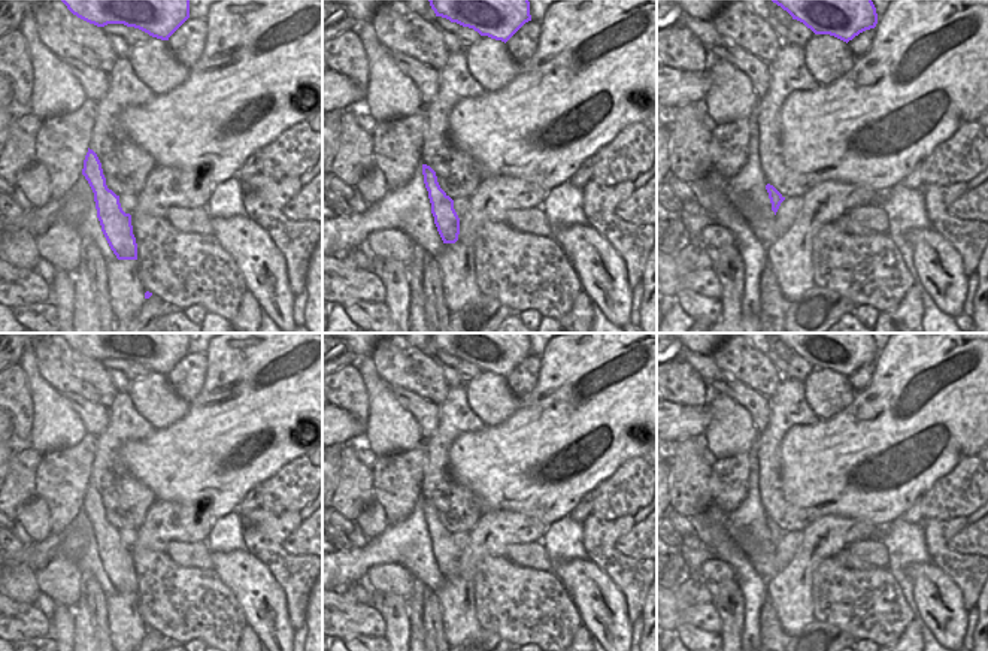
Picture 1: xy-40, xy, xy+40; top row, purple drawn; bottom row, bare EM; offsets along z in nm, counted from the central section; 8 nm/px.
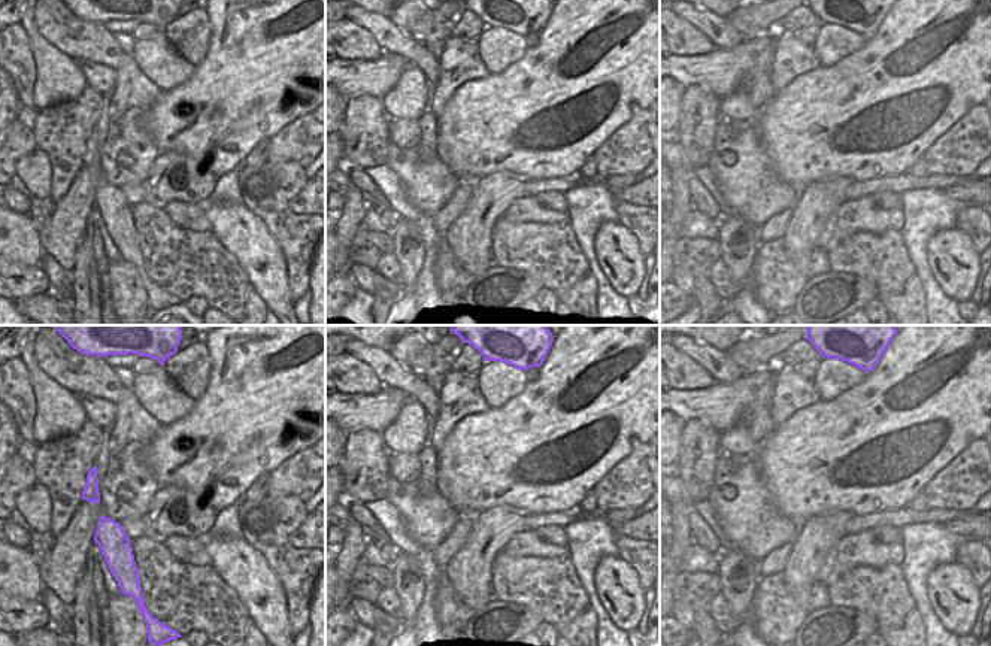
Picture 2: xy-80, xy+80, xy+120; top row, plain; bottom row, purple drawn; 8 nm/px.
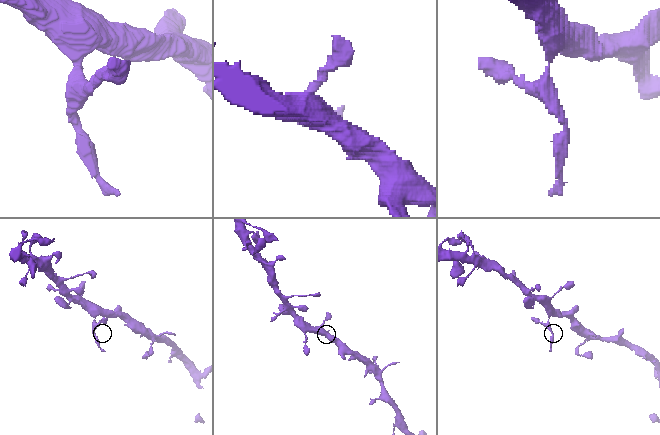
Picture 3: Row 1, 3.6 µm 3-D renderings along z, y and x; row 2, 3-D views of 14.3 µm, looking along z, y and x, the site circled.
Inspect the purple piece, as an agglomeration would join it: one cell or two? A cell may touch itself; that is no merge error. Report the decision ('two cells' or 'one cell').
two cells

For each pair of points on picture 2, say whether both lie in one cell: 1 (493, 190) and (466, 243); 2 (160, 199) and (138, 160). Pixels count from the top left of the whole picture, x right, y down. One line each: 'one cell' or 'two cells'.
1: one cell
2: two cells

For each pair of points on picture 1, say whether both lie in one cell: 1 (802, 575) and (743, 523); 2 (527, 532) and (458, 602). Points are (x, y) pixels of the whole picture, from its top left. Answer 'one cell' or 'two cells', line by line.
1: two cells
2: one cell

